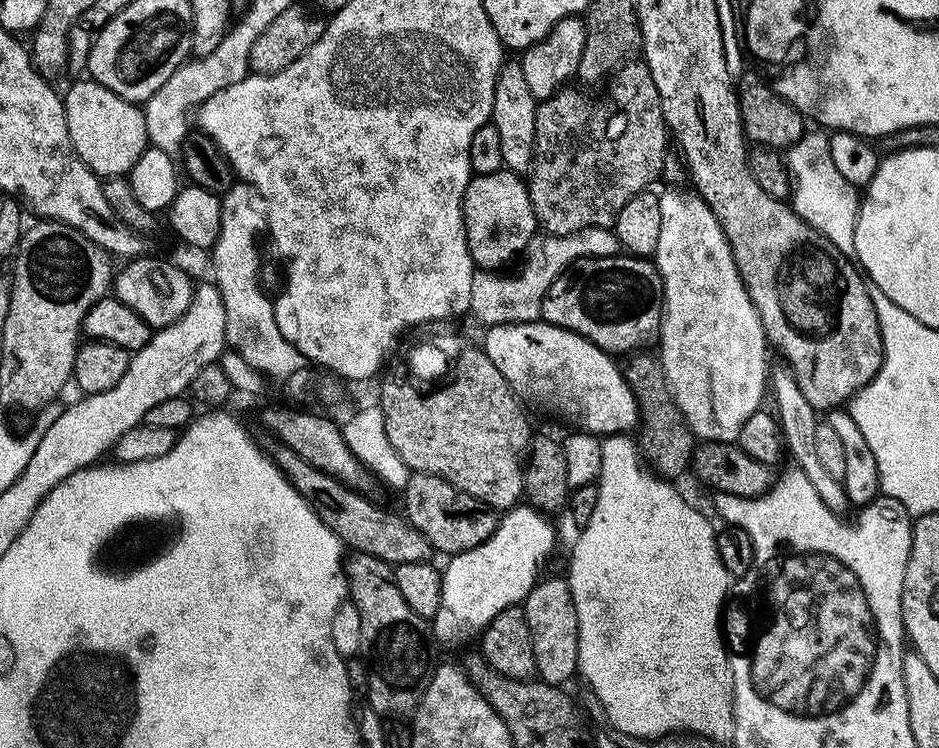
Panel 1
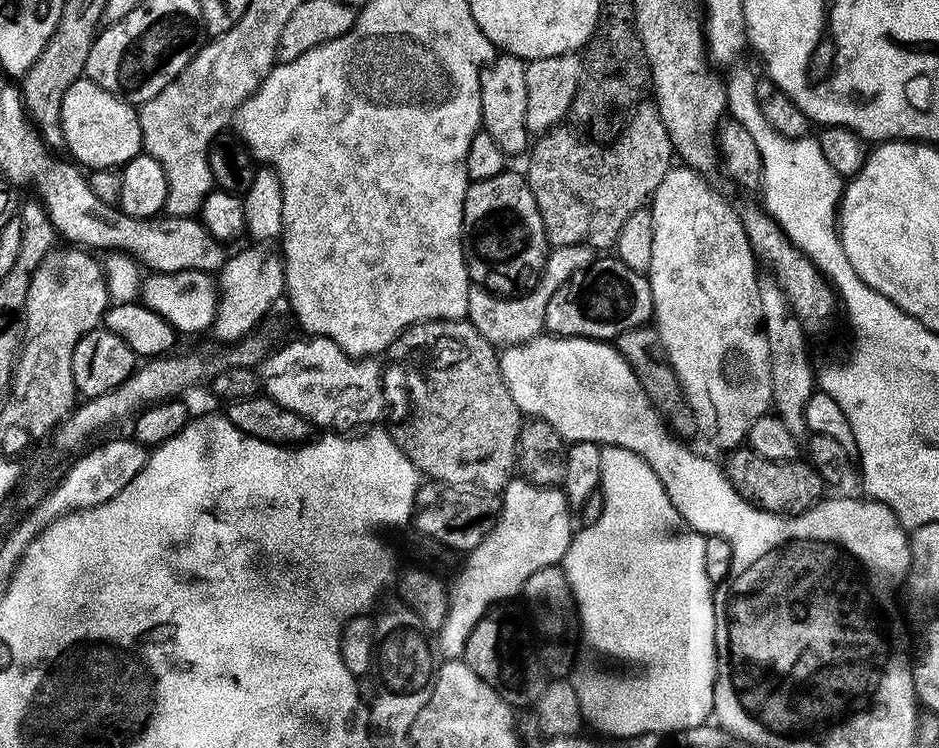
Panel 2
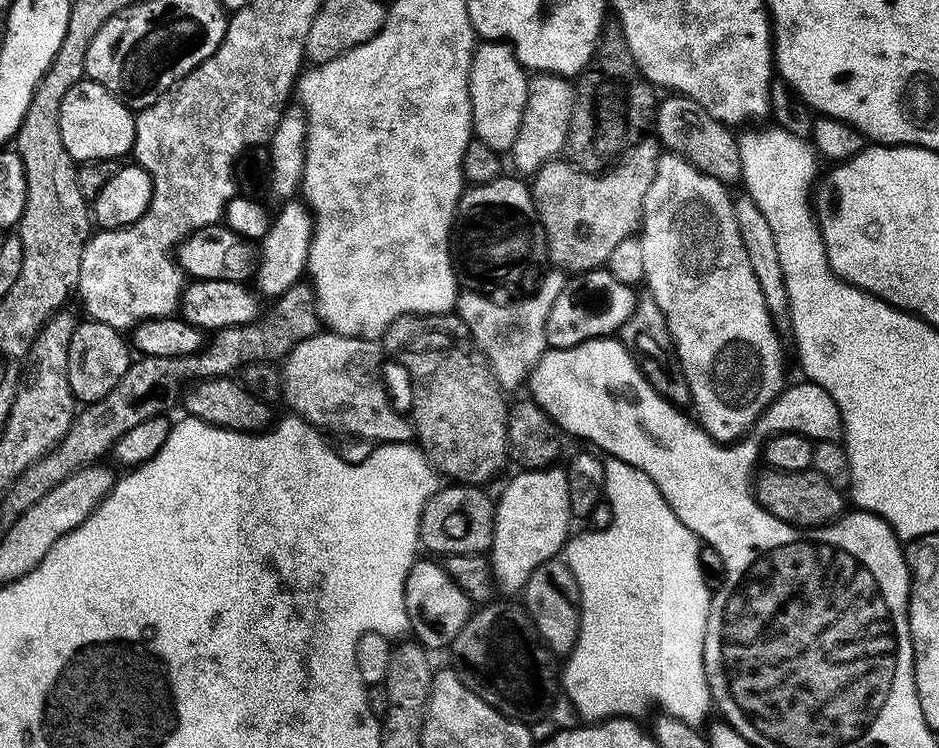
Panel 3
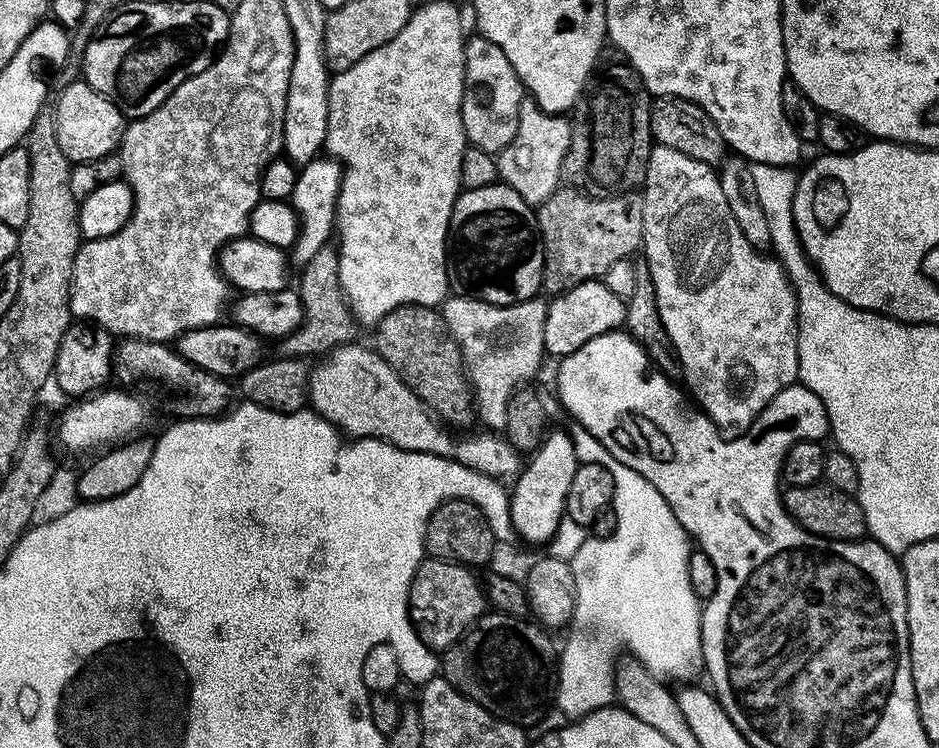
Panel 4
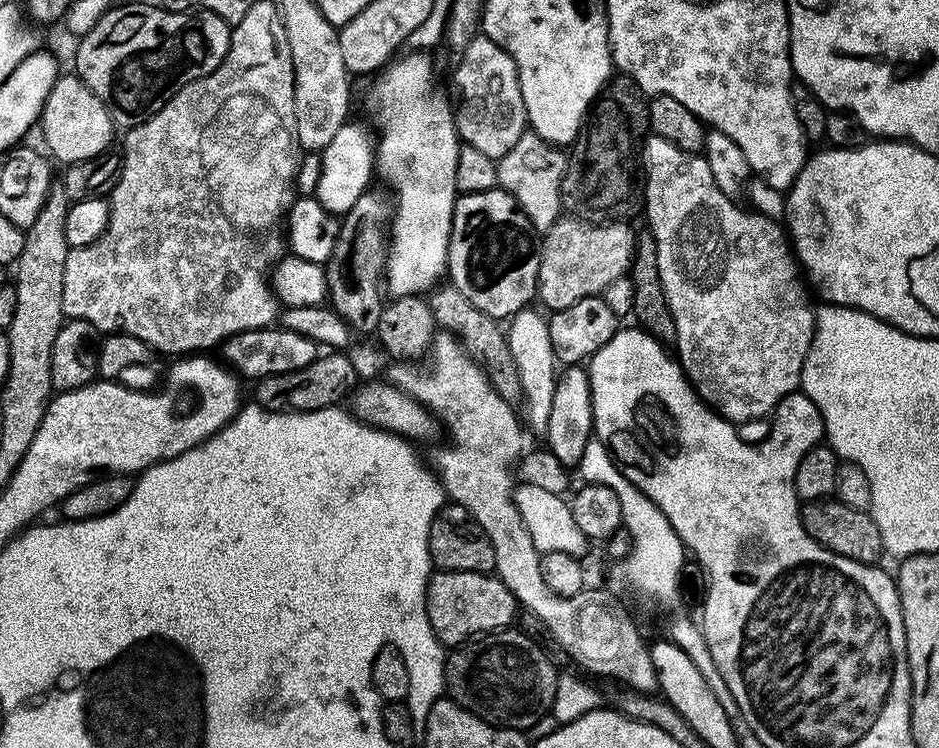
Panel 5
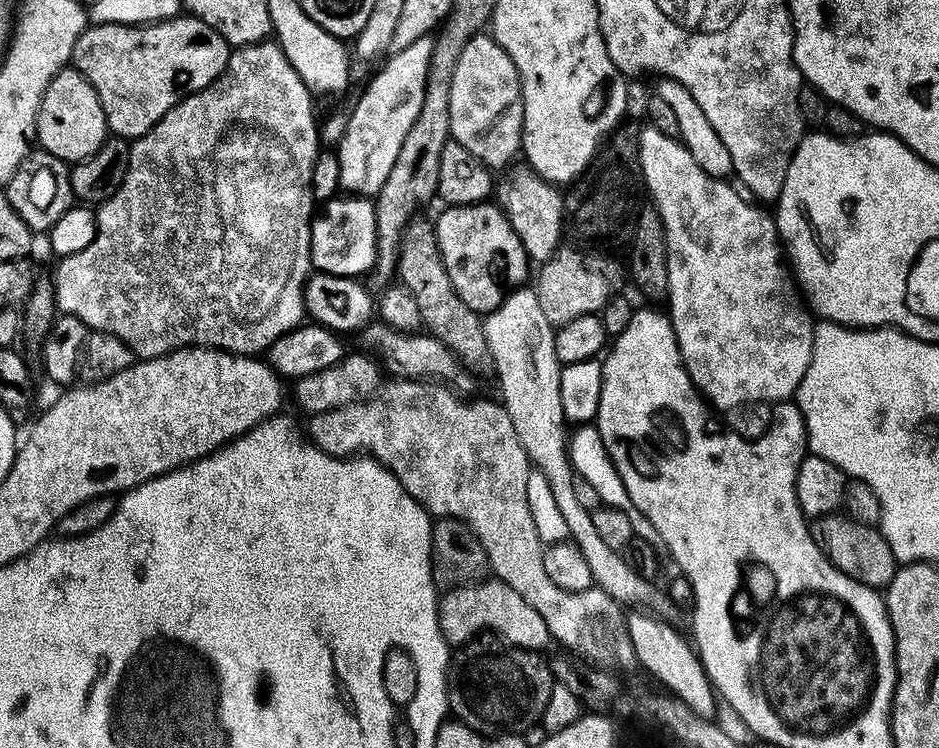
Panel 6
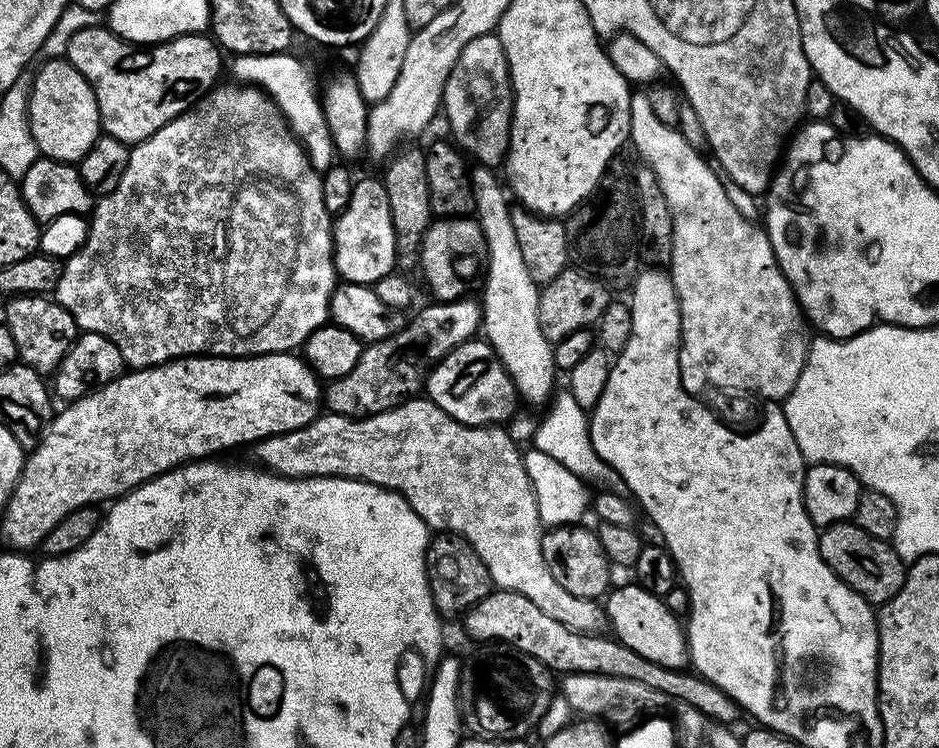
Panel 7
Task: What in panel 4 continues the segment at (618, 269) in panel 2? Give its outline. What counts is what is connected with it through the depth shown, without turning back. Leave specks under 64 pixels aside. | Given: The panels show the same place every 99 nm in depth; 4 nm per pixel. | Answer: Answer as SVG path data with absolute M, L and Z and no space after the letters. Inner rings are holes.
M603 279L587 280L568 289L563 294L551 297L548 305L548 317L544 327L544 350L549 357L563 358L574 354L586 342L598 338L607 332L617 331L626 320L625 297L614 294Z

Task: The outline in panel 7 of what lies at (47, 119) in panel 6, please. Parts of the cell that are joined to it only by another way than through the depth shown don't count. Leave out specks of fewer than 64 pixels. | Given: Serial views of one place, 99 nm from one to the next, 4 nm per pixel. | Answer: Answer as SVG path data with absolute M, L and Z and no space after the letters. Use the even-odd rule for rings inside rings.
M48 58L28 88L28 125L36 151L49 160L79 162L102 135L94 90L67 58Z

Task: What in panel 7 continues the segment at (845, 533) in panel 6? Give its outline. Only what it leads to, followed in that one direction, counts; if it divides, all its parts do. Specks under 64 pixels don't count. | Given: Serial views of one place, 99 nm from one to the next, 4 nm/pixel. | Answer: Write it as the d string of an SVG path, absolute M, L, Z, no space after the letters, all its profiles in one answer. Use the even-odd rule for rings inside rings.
M843 520L832 524L819 533L820 553L834 570L834 574L844 584L848 584L859 592L863 600L867 600L873 606L879 606L890 602L898 590L902 590L902 582L906 571L906 562L896 553L895 547L887 540L874 538L874 534L866 534L862 526L858 526L852 520Z

